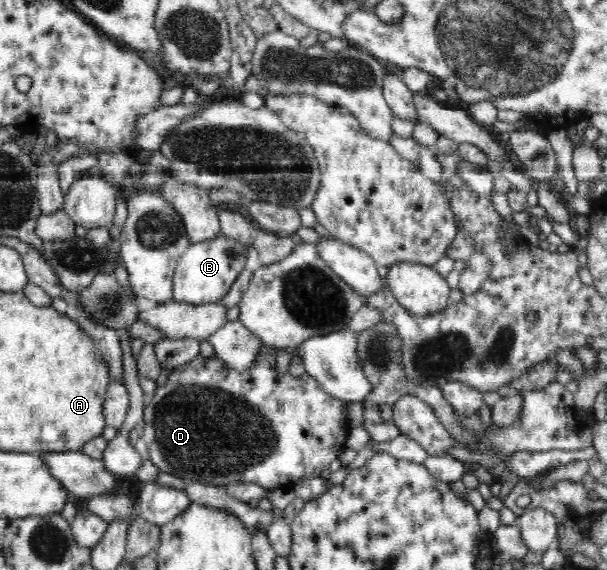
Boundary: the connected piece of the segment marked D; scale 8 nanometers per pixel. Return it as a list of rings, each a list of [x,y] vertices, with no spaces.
[[[266,346],[259,351],[256,358],[256,363],[247,369],[247,372],[235,371],[227,368],[227,365],[218,359],[212,357],[204,359],[201,354],[197,355],[193,361],[187,363],[182,369],[171,371],[166,383],[158,388],[154,393],[151,402],[144,407],[144,434],[142,437],[148,447],[150,460],[153,465],[156,465],[163,473],[171,473],[179,479],[196,481],[201,484],[209,484],[212,486],[229,486],[237,483],[259,484],[265,487],[266,490],[273,490],[273,487],[284,485],[287,488],[287,483],[295,481],[295,479],[317,477],[323,469],[329,468],[329,464],[339,457],[339,453],[345,447],[345,441],[350,429],[349,420],[347,420],[347,404],[349,401],[335,399],[326,391],[321,389],[315,378],[305,373],[300,377],[291,375],[290,371],[280,374],[276,369],[276,352],[277,348]]]

